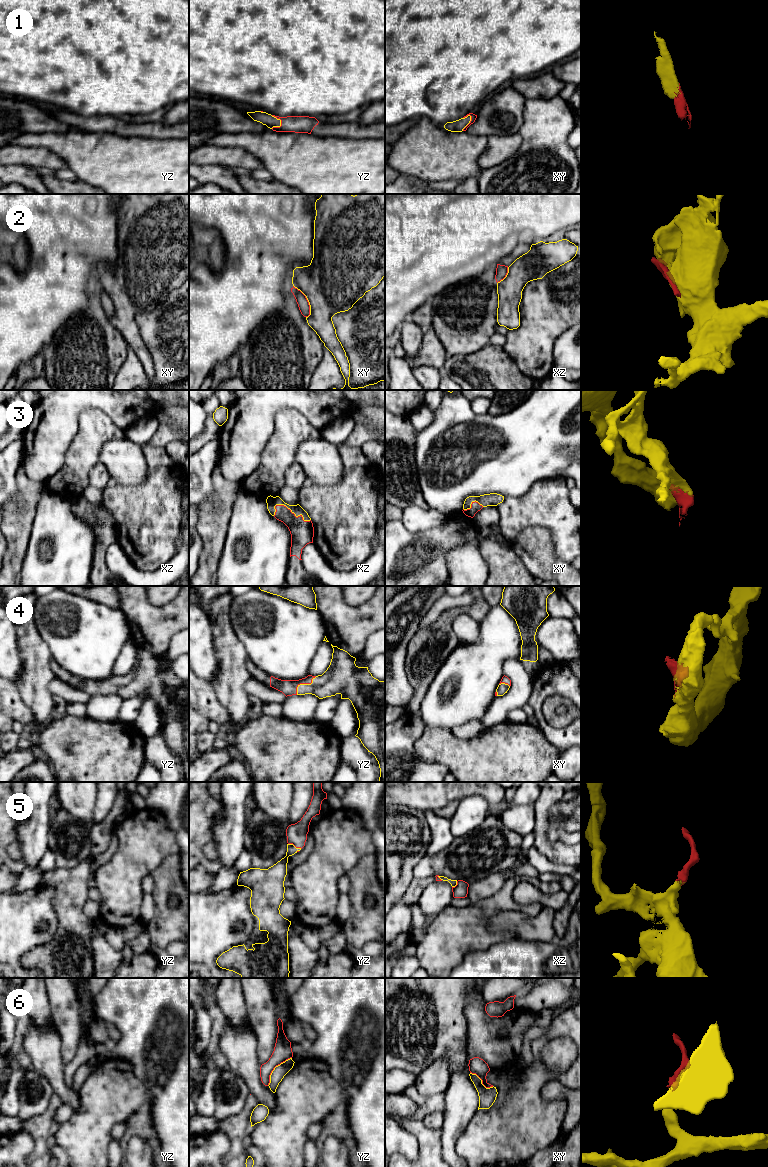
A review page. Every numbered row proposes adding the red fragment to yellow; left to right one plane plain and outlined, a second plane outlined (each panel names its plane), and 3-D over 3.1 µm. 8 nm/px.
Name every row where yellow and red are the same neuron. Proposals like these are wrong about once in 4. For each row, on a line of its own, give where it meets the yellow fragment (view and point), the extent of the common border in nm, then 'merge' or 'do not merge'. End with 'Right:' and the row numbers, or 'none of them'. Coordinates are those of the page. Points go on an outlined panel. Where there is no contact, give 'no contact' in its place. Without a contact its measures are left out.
1: yz (279, 119) | 120 nm | merge
2: xy (308, 301) | 280 nm | do not merge
3: xz (293, 512) | 320 nm | merge
4: yz (304, 684) | 220 nm | merge
5: yz (294, 846) | 120 nm | merge
6: yz (274, 1068) | 300 nm | do not merge
Right: 1, 3, 4, 5

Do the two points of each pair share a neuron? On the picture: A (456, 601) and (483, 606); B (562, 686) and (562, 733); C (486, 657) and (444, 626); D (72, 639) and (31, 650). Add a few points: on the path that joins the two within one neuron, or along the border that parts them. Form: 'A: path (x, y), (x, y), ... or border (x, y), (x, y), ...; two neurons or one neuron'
A: border (475, 598), (469, 604), (452, 607), (447, 610); two neurons
B: path (545, 693), (538, 700), (538, 714), (545, 726); one neuron
C: border (460, 643), (444, 661); two neurons
D: border (36, 626), (52, 657); two neurons

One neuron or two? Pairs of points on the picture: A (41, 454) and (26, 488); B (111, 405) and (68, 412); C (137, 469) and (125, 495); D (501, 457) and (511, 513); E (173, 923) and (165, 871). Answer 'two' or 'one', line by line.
A: two
B: one
C: two
D: two
E: one

